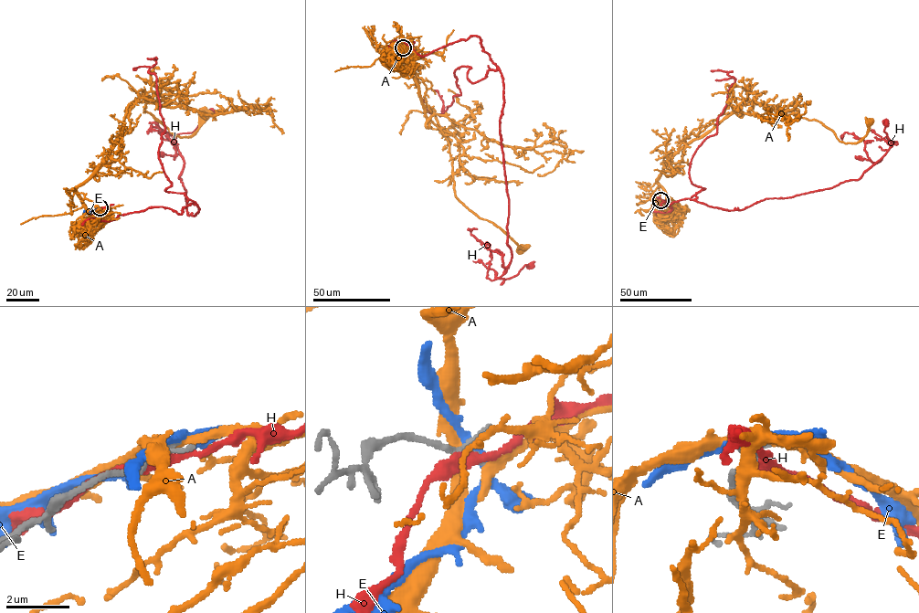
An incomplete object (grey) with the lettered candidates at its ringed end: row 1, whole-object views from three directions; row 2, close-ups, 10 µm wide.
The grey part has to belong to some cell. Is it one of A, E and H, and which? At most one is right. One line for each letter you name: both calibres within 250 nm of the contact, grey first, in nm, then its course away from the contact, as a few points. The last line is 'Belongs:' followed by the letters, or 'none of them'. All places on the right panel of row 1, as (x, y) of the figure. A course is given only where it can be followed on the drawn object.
A: Thickness 160 nm (grey) against 320 nm. Its course: (660, 200), (667, 203), (657, 180), (669, 160), (741, 106), (790, 110), (845, 143), (860, 140), (869, 121)
Belongs: A

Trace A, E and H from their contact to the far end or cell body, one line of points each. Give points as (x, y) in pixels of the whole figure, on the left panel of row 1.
A: (99, 207), (89, 211), (76, 188), (112, 149), (130, 103), (149, 96), (144, 112), (181, 137), (202, 112)
E: (99, 207), (84, 211), (87, 208)
H: (98, 208), (82, 224), (153, 206), (181, 214), (191, 203), (195, 216), (170, 141), (211, 113)

